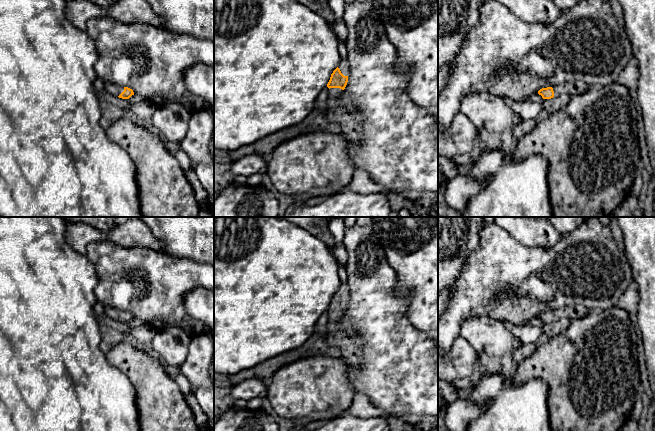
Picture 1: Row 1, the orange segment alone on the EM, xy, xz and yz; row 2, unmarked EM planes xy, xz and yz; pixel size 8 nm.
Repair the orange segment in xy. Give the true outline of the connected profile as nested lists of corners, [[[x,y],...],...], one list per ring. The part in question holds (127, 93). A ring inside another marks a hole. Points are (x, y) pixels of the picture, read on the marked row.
[[[105,82],[105,91],[112,94],[115,97],[119,97],[122,99],[129,99],[134,92],[132,89],[128,87],[122,87],[117,84],[111,82]]]

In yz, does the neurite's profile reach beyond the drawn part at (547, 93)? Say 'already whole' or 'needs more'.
needs more

